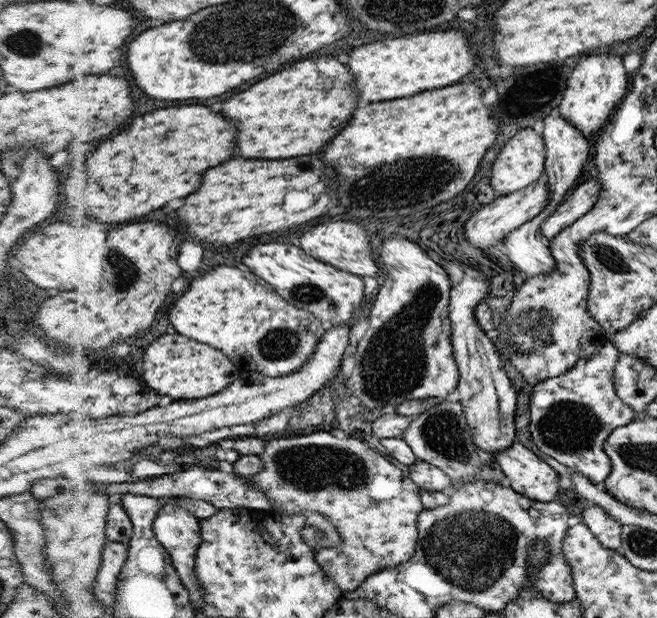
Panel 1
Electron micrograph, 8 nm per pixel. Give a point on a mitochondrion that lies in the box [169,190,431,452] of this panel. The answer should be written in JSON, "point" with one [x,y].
{"point":[278,344]}

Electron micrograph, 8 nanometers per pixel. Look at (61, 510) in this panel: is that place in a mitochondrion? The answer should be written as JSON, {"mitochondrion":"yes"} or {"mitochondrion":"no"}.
{"mitochondrion":"yes"}

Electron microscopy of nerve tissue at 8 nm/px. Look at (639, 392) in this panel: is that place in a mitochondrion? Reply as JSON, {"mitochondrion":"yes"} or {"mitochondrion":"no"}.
{"mitochondrion":"no"}

